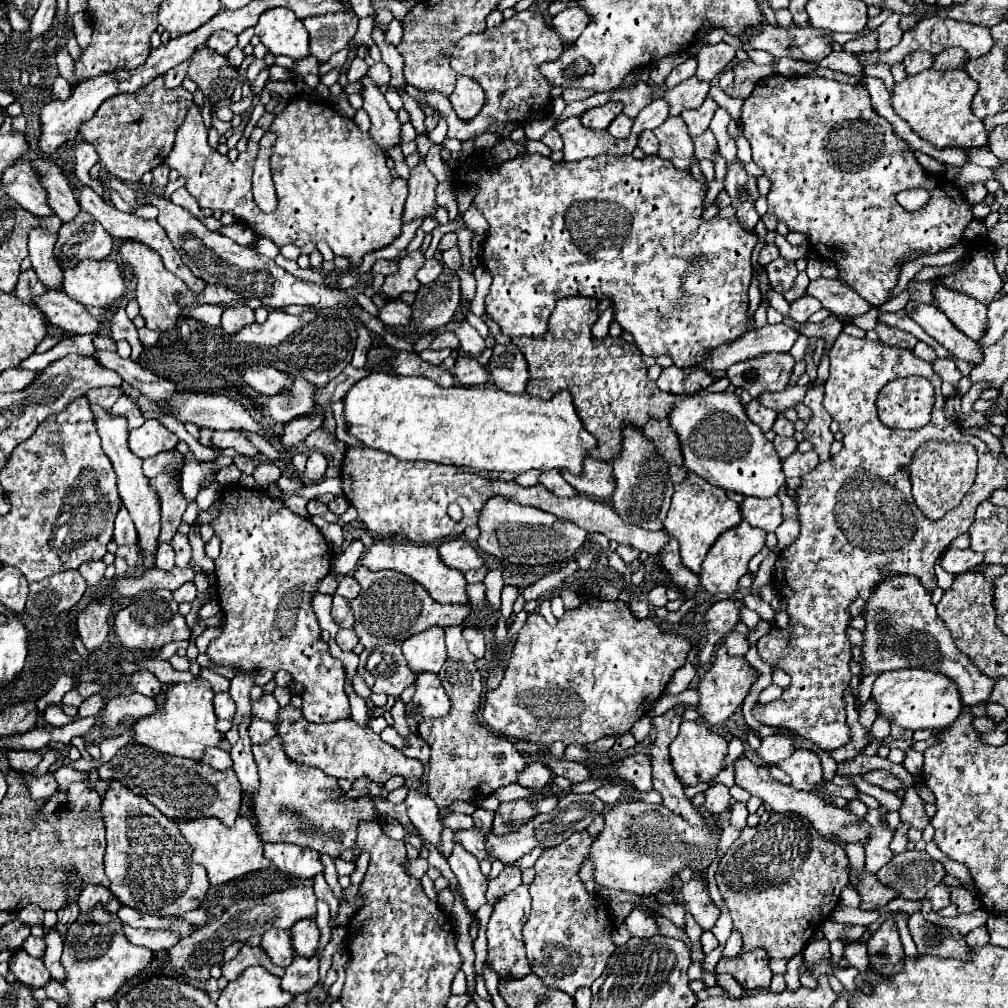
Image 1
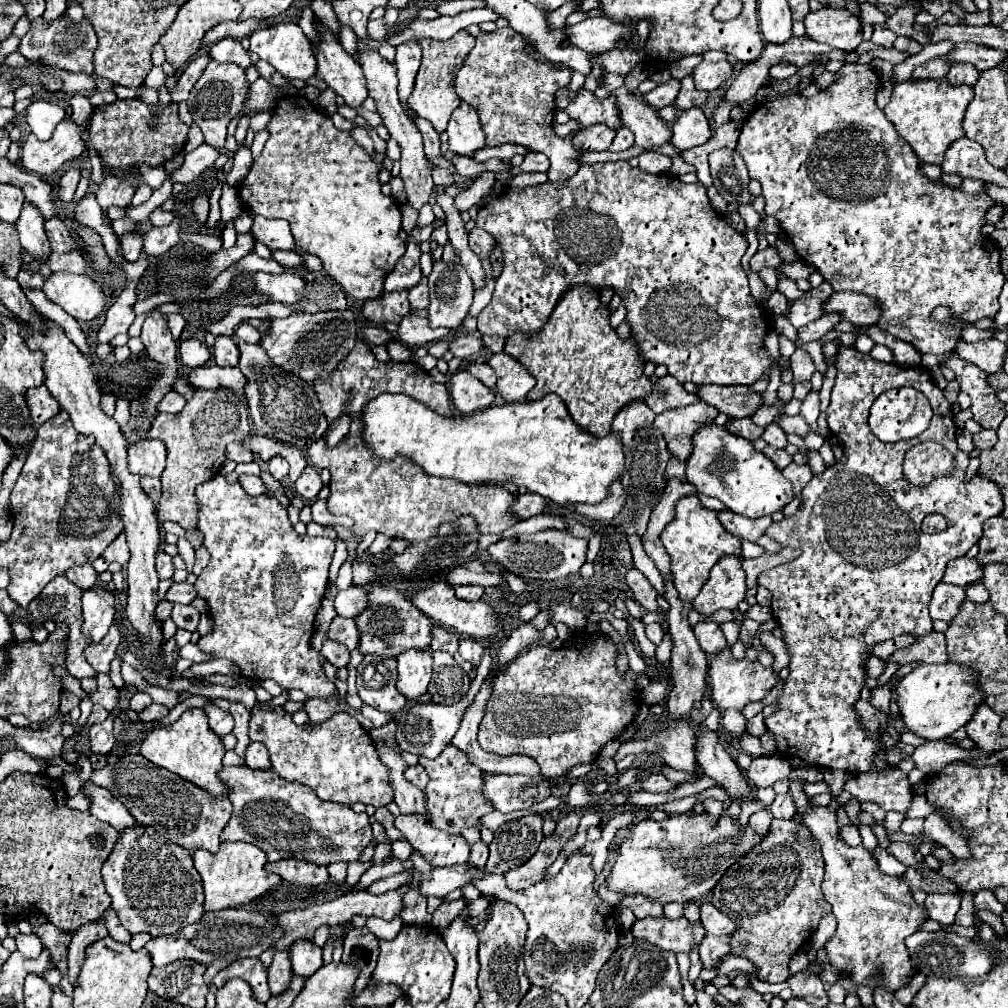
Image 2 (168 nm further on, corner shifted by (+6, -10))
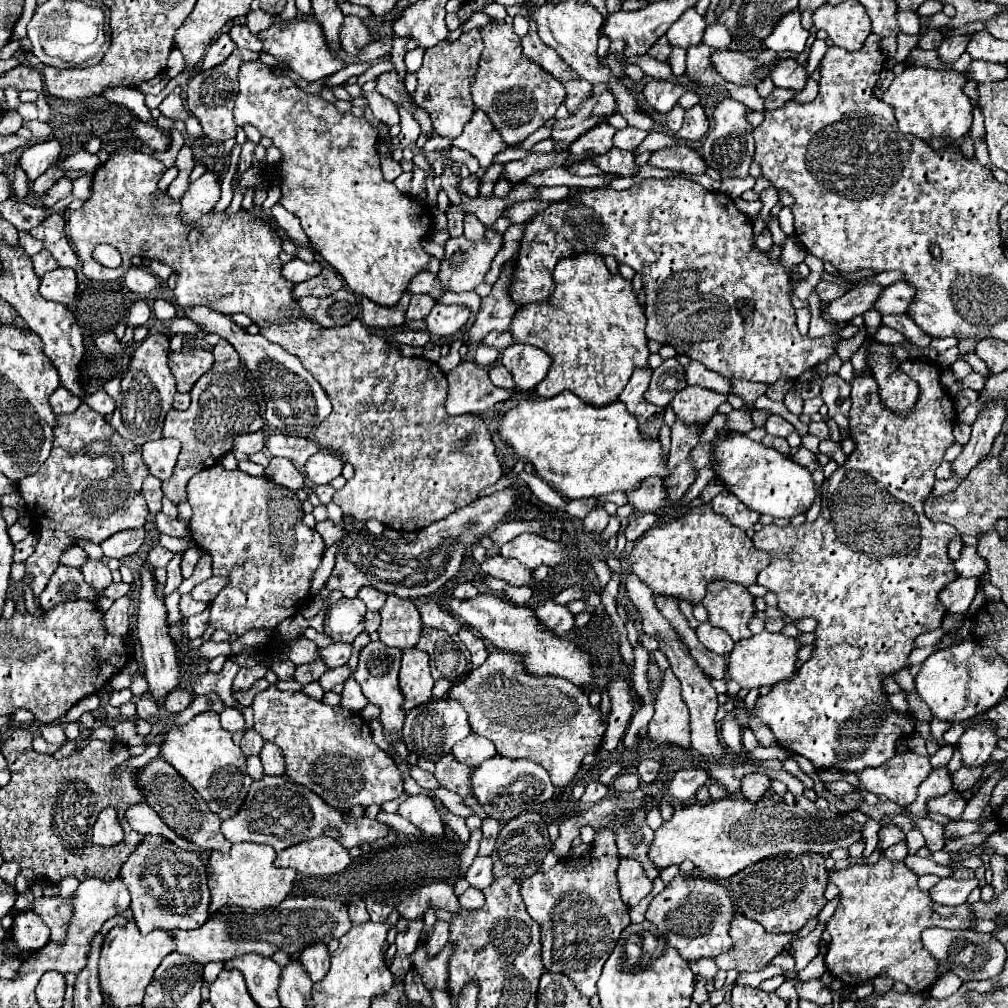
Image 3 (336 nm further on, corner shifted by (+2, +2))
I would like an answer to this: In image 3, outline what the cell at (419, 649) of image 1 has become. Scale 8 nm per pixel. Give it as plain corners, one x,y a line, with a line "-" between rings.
417,648
403,650
401,672
399,672
399,688
405,698
403,710
409,712
411,708
425,704
431,698
433,678
429,670
429,656

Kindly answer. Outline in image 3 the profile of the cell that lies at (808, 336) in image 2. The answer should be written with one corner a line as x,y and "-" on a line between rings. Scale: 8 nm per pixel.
865,282
861,288
853,288
845,296
841,296
839,300
833,300
821,316
825,320
835,318
837,322
849,322
851,318
871,310
875,306
875,302
879,300
883,288
885,286
881,286
881,284

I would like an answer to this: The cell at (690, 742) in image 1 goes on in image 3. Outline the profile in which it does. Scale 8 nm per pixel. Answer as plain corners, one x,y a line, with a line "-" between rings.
665,670
659,692
655,694
655,714
649,722
647,738
657,744
691,746
689,740
689,710
681,700
681,684
673,672

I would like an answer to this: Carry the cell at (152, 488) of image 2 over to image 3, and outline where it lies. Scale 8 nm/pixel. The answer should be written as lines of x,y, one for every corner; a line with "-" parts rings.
151,474
143,482
143,496
145,496
147,504
149,504
149,512
153,512
153,514
161,512
161,498
163,498
161,482

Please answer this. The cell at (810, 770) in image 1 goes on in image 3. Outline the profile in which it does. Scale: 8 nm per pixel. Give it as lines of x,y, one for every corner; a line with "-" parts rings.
879,858
877,864
857,864
849,870
831,872
831,882
839,886
841,890
841,904
837,906
833,918
827,924
827,930
831,934
829,952
825,956
829,972
839,978
843,984
861,984
867,980
873,980
875,976
887,976
891,980
899,980
907,984
909,992
927,992
941,974
947,972
947,968
927,952
927,948
921,942
921,932
931,926
949,928
949,930
971,930
975,914
971,910
971,904
959,904
959,906
941,906
935,904
929,896
929,892
919,890
917,886
917,874
911,872
905,864
891,862
887,858

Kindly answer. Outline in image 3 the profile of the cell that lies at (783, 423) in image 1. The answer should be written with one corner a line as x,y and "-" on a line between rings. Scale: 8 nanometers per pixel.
771,414
771,416
767,418
767,422
765,422
765,430
767,430
767,434
771,434
771,436
781,436
781,438
785,438
787,434
793,432
793,426
791,426
785,418
781,418
781,416
777,416
777,414

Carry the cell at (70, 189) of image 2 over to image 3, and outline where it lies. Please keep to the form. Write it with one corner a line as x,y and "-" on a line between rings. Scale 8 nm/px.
65,176
65,180
53,184
53,188
49,190
49,194
43,198
43,208
51,208
55,202
71,196
71,190
73,190
73,182

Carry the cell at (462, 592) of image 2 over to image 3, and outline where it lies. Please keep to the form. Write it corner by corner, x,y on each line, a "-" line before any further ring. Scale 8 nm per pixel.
465,582
465,584
459,584
459,586
455,588
455,592
453,592
453,596
455,596
457,600
469,600
469,598
473,598
473,596
477,596
477,588
475,588
473,584
469,584
469,582

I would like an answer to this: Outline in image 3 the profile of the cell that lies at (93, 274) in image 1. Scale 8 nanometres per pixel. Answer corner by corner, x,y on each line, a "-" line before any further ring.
57,268
47,272
41,278
41,286
39,292
45,300
51,302
59,302
59,304
71,304
75,300
75,292
77,292
77,278
75,278
75,270
71,268

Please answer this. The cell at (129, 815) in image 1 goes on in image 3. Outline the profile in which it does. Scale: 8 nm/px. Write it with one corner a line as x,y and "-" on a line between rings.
145,836
141,846
137,846
137,850
123,864
119,876
131,892
131,910
141,934
149,934
155,928
193,930
209,918
211,896
207,888
205,864
197,854
177,848
161,836

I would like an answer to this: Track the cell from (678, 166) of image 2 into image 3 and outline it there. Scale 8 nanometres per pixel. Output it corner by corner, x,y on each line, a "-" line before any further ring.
676,105
671,112
666,115
666,122
670,130
676,133
683,125
685,110

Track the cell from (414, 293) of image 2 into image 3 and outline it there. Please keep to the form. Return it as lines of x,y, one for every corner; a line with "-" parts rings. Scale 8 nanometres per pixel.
411,294
411,304
407,308
407,322
411,322
411,320
423,320
431,312
433,304
435,304
435,300
431,296

